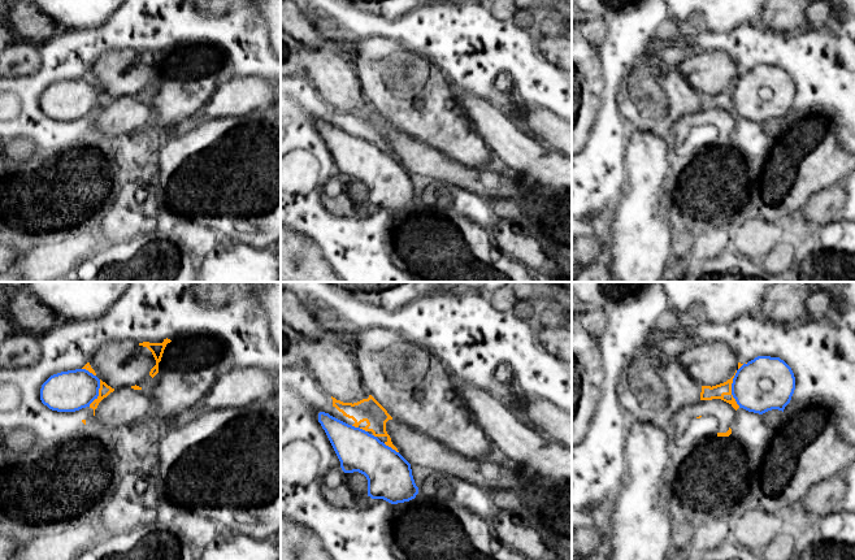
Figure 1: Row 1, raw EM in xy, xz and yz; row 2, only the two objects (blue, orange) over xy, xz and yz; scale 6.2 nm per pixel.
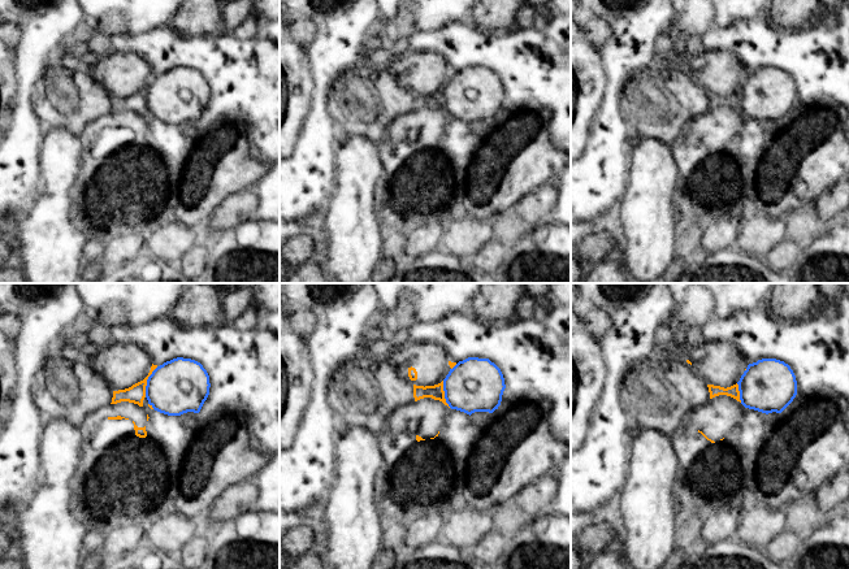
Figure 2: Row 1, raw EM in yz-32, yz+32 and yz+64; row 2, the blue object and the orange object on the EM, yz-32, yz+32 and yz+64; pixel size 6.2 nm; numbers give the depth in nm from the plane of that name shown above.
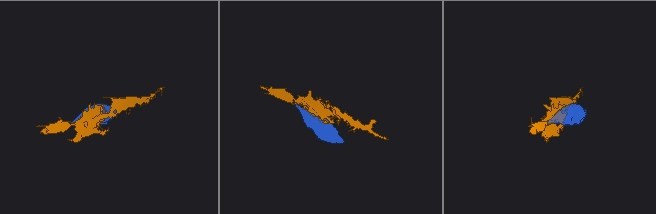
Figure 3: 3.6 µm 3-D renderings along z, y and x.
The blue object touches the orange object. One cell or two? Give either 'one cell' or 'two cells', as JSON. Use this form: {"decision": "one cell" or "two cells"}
{"decision": "one cell"}

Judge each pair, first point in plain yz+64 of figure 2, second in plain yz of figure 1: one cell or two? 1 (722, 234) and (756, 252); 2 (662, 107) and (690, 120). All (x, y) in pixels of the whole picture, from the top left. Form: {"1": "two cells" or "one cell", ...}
{"1": "two cells", "2": "two cells"}

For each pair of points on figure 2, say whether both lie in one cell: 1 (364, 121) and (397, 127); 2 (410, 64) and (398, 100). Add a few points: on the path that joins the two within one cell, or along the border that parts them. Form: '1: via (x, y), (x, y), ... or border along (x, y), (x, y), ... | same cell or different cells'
1: border along (414, 109), (398, 116), (388, 126), (385, 137) | different cells
2: border along (385, 63), (397, 79), (412, 94) | different cells

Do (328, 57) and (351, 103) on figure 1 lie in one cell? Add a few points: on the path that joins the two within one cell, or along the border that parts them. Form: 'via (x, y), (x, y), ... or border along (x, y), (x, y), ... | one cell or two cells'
via (328, 69), (343, 91) | one cell

